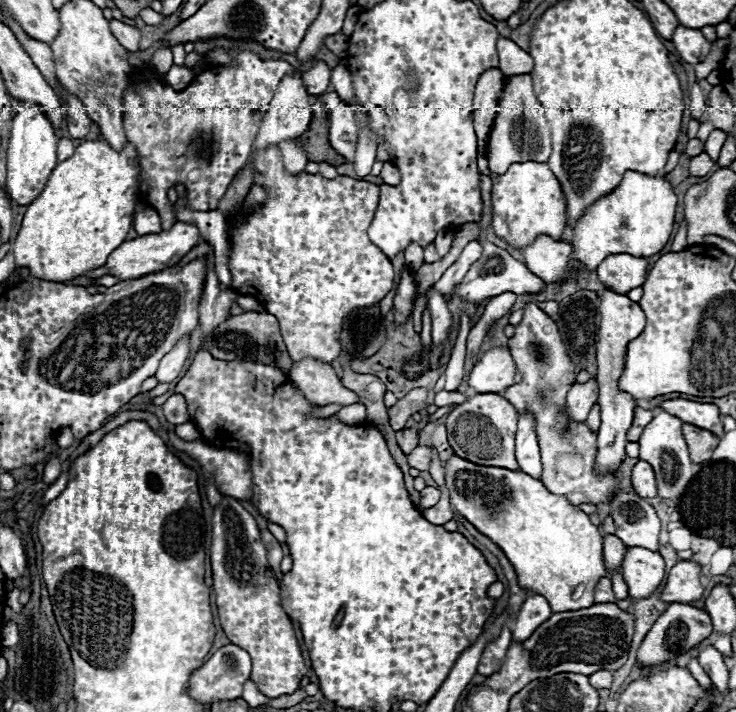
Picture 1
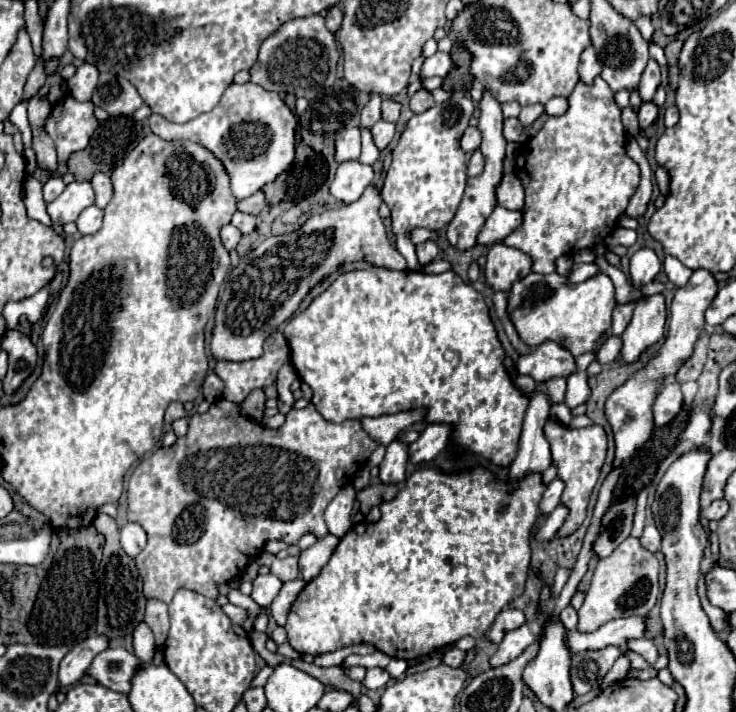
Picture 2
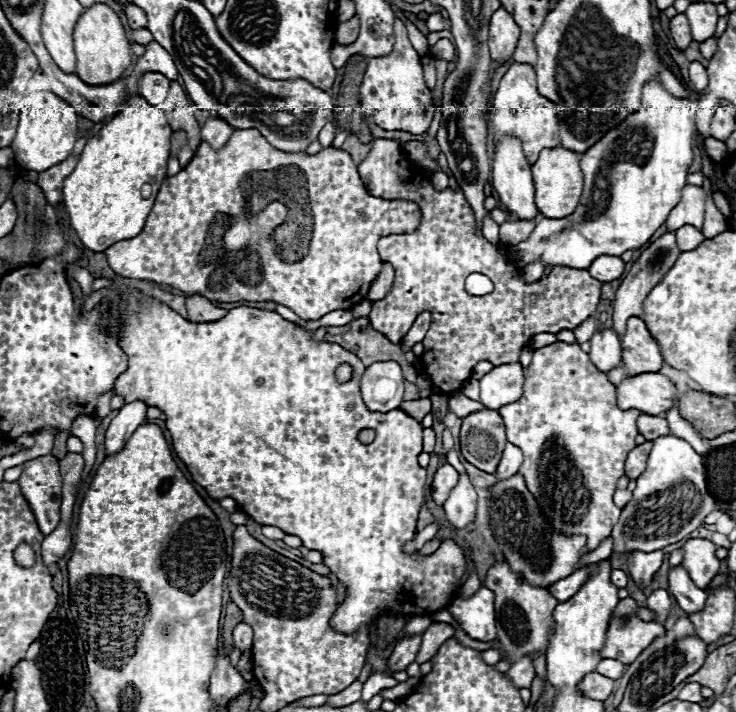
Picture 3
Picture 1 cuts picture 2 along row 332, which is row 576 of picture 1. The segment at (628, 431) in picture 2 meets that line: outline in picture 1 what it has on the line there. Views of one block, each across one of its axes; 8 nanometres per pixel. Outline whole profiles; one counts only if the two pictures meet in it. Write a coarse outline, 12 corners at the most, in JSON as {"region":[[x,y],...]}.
{"region":[[680,560],[660,594],[664,602],[692,602],[704,592],[700,566]]}

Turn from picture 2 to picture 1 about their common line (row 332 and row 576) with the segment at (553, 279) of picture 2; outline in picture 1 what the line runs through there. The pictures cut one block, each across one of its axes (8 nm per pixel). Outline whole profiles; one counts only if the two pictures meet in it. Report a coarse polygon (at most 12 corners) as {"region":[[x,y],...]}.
{"region":[[444,464],[454,510],[552,612],[608,576],[588,514],[540,480]]}

